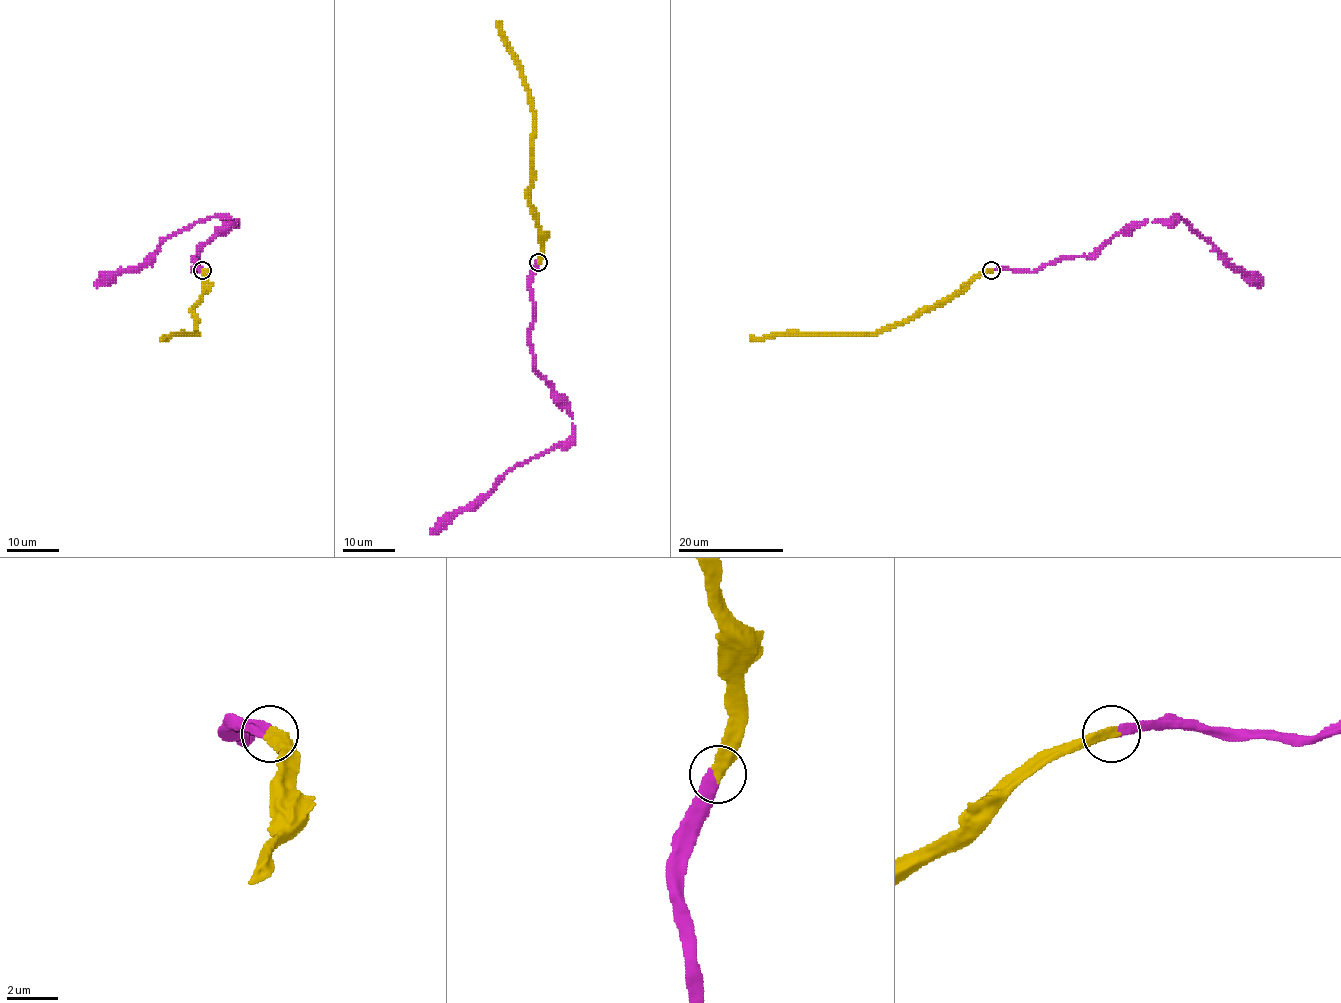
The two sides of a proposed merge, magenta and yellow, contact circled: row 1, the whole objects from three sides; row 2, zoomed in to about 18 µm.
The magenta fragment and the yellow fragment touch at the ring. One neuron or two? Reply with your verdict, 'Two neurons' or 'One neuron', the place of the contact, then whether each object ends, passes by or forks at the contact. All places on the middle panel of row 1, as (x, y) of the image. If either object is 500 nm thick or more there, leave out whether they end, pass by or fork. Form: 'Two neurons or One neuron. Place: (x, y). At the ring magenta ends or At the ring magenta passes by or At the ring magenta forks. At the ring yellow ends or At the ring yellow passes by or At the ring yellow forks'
One neuron. Place: (538, 262). At the ring magenta ends. At the ring yellow ends

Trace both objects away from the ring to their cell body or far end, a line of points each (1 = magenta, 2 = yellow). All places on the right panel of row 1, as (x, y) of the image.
1: (991, 270), (1036, 271), (1061, 259), (1094, 255), (1139, 223), (1178, 216), (1231, 265), (1262, 284)
2: (991, 270), (977, 274), (960, 291), (907, 320), (874, 332), (785, 333), (751, 340)

